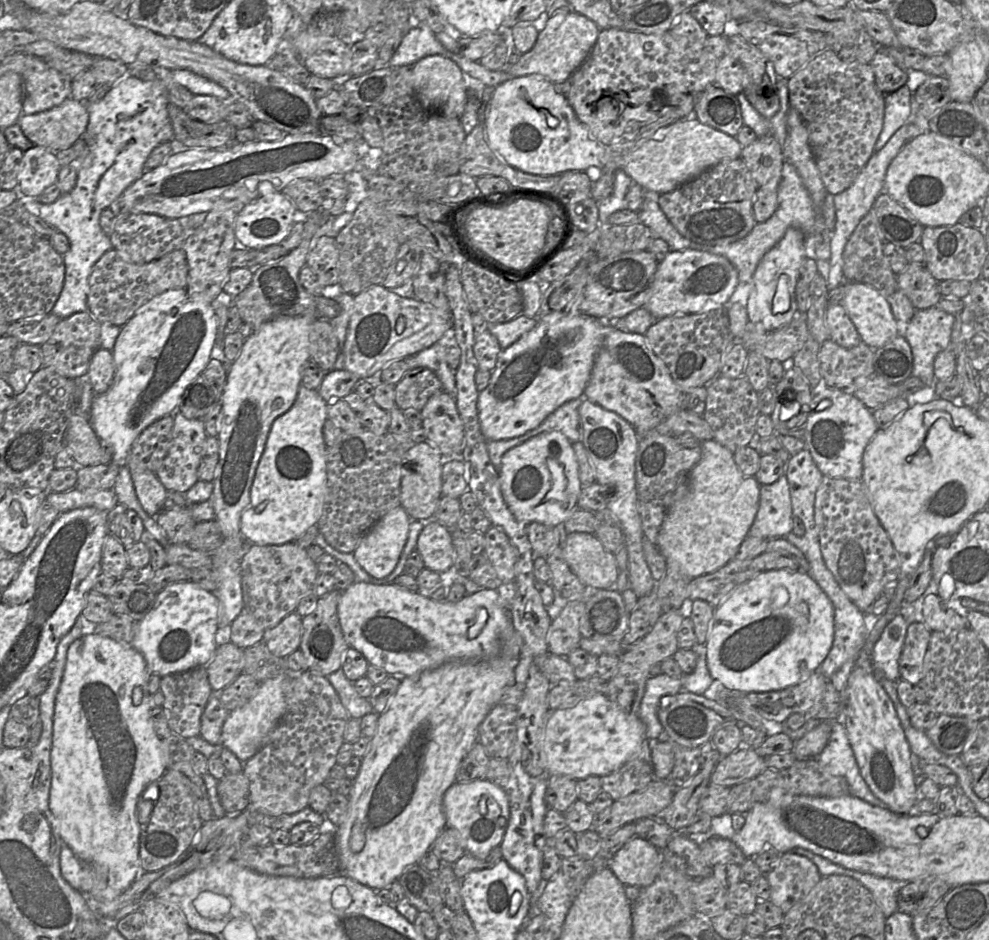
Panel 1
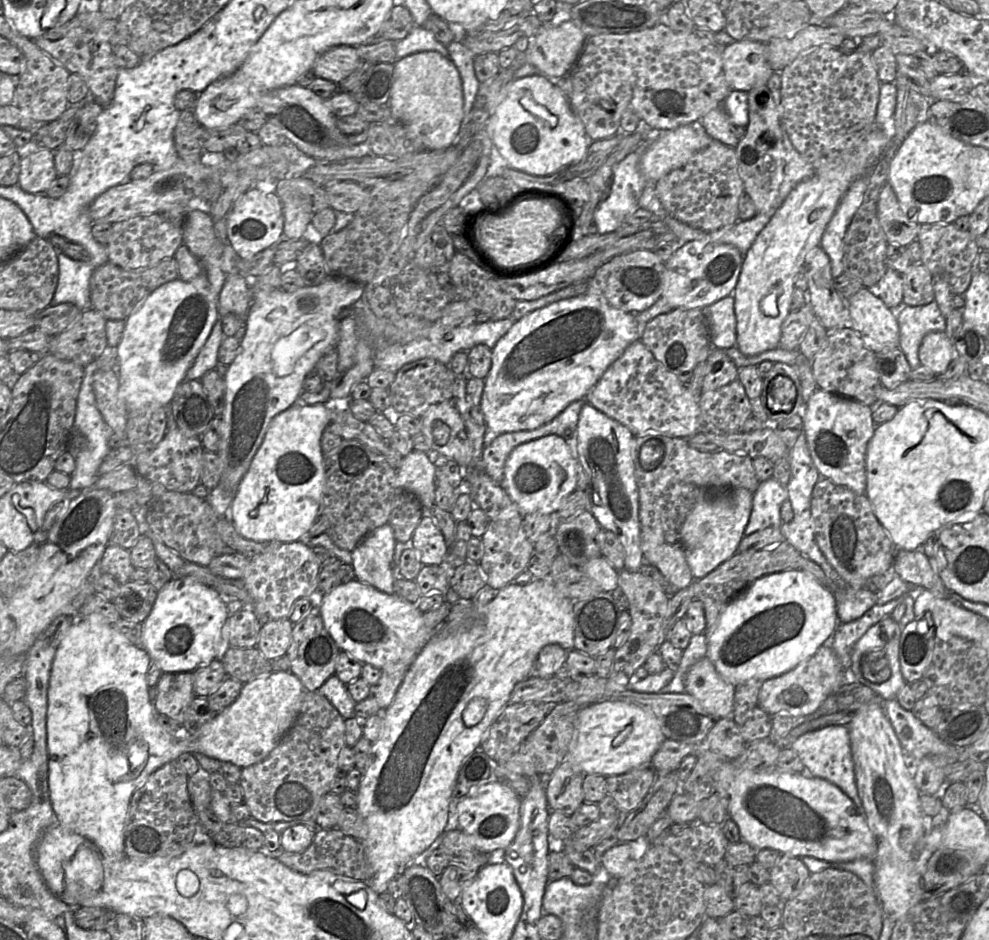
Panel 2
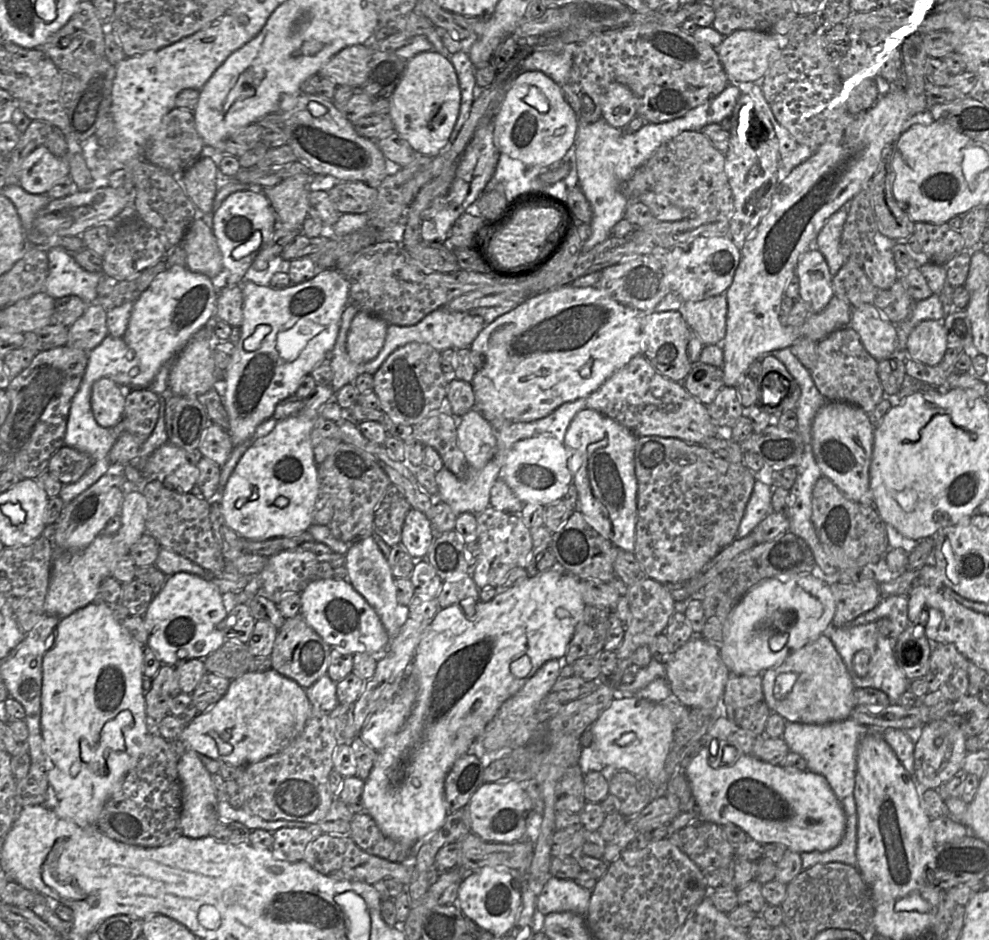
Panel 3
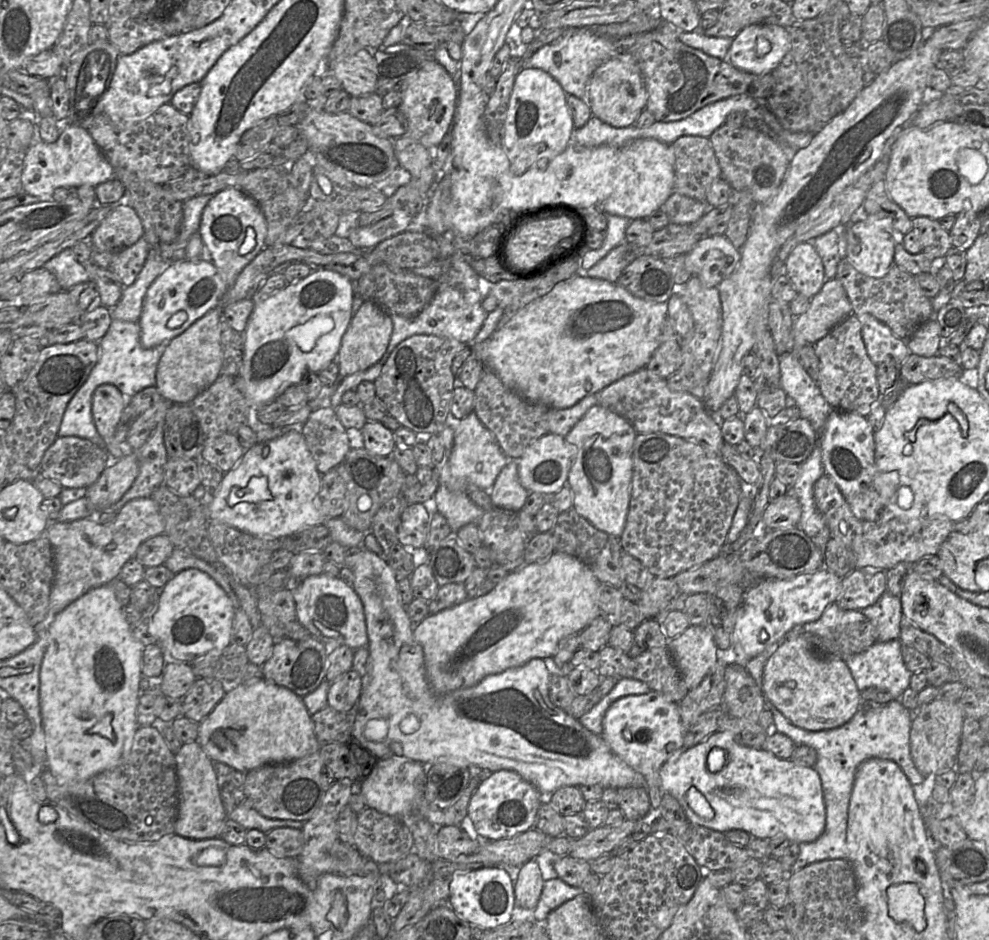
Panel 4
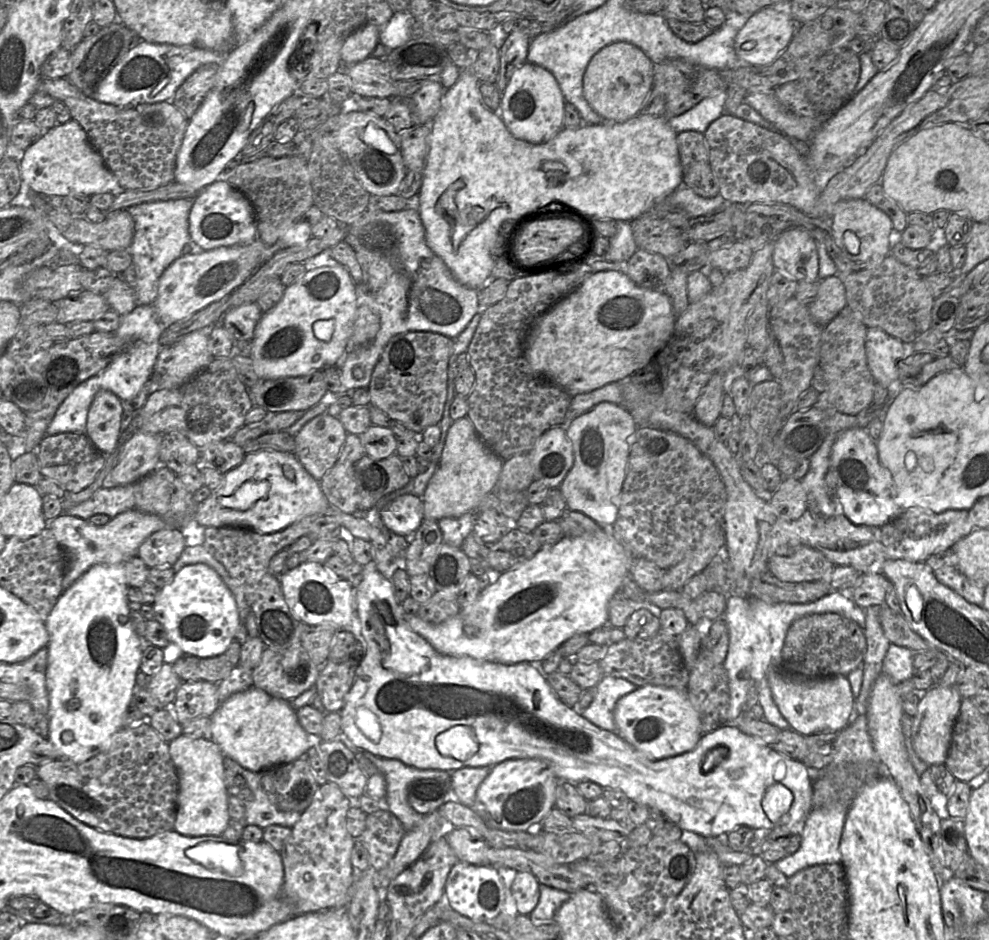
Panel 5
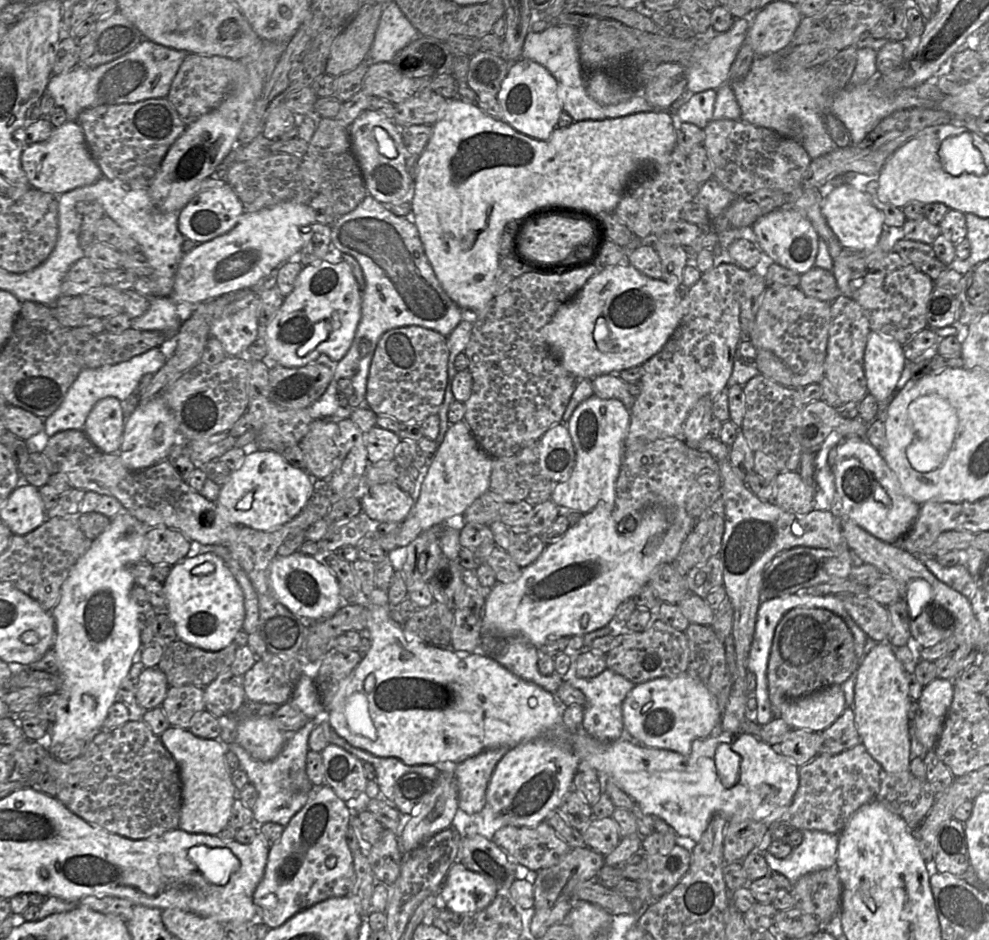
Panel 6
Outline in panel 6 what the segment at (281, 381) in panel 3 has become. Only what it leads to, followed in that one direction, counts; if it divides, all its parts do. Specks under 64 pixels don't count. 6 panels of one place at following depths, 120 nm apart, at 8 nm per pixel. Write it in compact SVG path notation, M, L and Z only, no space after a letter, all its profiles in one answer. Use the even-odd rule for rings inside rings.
M323 259L303 266L296 278L294 289L284 297L273 319L265 328L259 325L259 337L264 338L267 346L266 358L270 363L286 368L299 368L318 362L335 365L346 355L353 342L361 319L361 310L362 292L345 261L333 264Z

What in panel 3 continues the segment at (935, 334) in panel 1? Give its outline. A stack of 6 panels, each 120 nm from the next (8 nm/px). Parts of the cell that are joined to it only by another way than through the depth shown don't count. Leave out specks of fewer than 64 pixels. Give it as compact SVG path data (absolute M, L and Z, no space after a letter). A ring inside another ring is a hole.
M932 294L925 300L915 302L910 316L896 325L899 349L906 351L908 336L921 321L938 320L943 322L943 315L943 307L938 294Z

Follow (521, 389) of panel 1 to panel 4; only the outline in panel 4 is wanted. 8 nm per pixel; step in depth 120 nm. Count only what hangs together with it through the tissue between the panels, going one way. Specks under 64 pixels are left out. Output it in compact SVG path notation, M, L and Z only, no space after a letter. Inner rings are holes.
M583 273L556 284L547 294L533 300L518 310L502 327L498 327L488 338L473 346L473 354L485 368L494 371L510 389L528 401L539 403L552 409L569 408L588 395L596 394L622 377L644 368L661 343L664 325L667 321L666 303L655 303L635 297L618 283L599 278L591 278Z

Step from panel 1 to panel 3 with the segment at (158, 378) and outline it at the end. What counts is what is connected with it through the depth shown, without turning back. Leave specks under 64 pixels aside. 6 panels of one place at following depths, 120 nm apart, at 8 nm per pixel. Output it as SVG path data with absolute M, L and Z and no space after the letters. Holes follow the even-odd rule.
M169 266L154 278L134 302L123 336L136 358L136 367L130 371L131 387L149 388L160 368L172 362L190 339L215 317L218 293L213 279L186 266Z

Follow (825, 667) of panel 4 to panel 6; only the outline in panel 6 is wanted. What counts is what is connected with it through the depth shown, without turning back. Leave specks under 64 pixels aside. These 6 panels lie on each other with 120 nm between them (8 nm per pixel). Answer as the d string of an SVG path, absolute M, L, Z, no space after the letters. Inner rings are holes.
M832 685L810 695L786 700L780 716L791 729L822 732L831 726L846 708L841 685Z

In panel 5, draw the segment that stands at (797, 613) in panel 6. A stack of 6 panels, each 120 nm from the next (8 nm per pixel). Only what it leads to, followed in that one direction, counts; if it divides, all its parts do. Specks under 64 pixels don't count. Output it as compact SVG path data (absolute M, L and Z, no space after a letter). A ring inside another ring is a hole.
M837 613L809 614L789 627L781 652L780 669L791 676L807 679L847 676L862 666L866 652L864 629L855 621Z

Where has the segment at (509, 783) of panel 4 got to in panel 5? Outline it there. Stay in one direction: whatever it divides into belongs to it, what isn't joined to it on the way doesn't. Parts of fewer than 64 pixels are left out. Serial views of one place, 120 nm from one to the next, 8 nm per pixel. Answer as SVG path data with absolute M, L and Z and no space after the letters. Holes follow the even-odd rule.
M509 759L491 767L485 780L478 787L473 811L490 828L502 831L527 831L541 825L541 822L549 811L555 807L556 788L560 780L555 776L549 765L540 759Z

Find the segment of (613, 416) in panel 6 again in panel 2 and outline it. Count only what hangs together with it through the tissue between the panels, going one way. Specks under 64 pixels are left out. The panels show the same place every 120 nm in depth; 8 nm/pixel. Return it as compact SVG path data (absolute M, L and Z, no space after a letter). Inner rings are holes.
M586 402L576 428L577 452L588 478L590 511L600 525L617 535L625 551L625 569L638 572L644 564L639 520L639 493L635 477L635 439L624 425Z

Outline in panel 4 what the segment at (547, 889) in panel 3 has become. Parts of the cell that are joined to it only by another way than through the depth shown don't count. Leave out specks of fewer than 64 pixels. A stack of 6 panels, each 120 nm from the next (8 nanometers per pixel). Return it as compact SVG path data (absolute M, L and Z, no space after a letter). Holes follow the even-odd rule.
M557 876L544 881L534 910L535 920L545 922L551 911L582 893L584 891L581 887L570 886Z

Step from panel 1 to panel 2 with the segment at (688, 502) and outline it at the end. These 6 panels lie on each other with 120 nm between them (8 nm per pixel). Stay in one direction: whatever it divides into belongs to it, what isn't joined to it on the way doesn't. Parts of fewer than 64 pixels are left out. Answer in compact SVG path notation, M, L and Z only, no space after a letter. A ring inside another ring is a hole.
M734 488L712 492L695 503L680 529L686 561L695 580L703 578L737 552L751 514L752 499L753 493L749 490Z

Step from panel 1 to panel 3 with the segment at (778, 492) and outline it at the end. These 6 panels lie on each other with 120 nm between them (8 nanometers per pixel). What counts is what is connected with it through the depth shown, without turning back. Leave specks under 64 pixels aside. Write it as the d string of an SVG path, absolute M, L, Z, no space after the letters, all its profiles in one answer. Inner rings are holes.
M764 475L755 481L750 498L745 507L737 530L737 538L743 538L752 533L753 529L770 513L772 513L773 485Z

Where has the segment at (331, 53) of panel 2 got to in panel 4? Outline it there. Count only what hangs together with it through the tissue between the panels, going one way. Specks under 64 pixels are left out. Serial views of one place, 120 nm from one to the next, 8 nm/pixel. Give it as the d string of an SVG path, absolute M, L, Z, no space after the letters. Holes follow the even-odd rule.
M368 49L342 59L326 72L336 76L351 97L376 91L377 62Z

